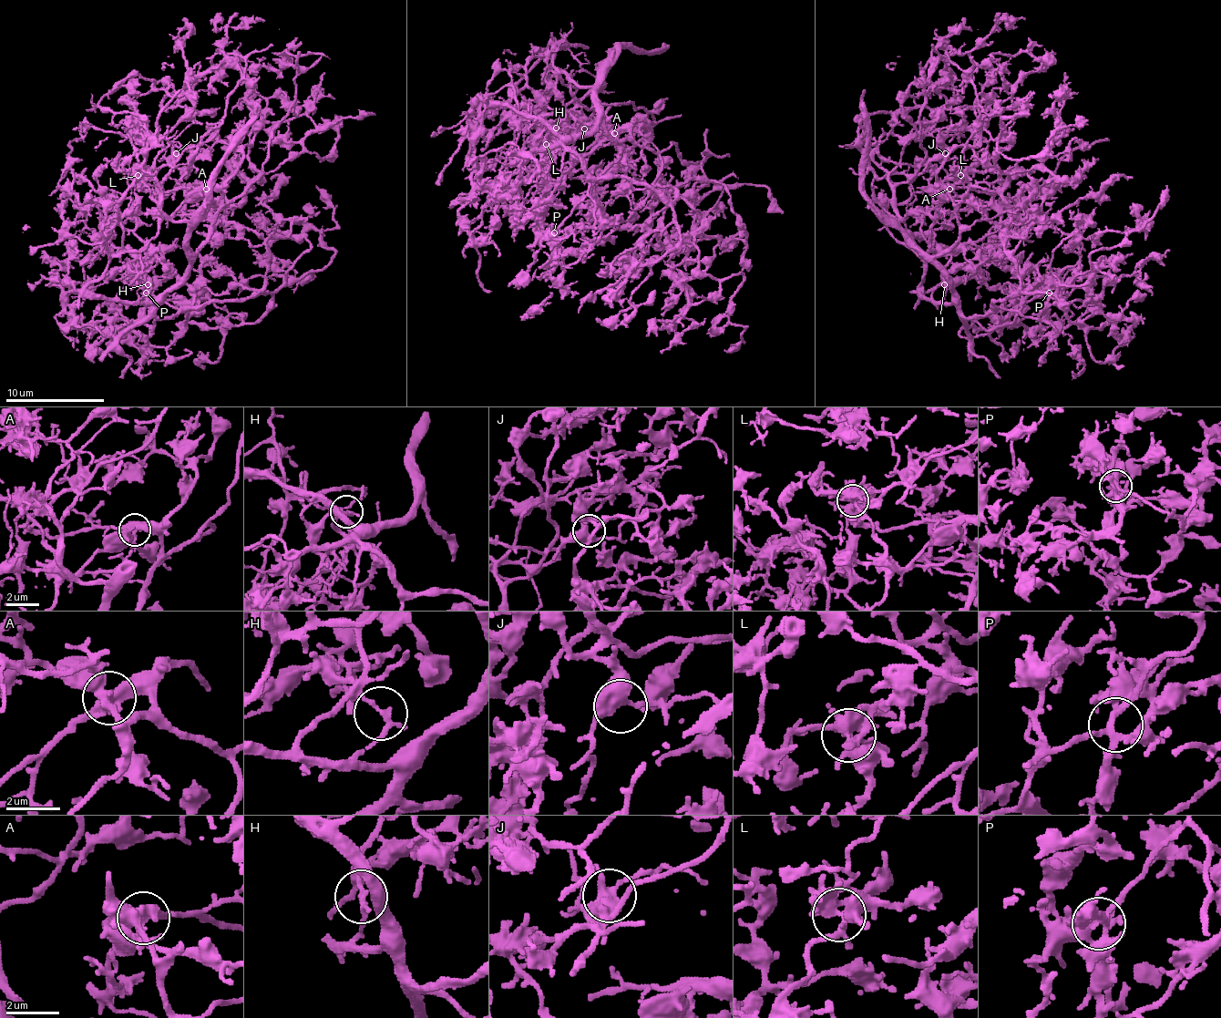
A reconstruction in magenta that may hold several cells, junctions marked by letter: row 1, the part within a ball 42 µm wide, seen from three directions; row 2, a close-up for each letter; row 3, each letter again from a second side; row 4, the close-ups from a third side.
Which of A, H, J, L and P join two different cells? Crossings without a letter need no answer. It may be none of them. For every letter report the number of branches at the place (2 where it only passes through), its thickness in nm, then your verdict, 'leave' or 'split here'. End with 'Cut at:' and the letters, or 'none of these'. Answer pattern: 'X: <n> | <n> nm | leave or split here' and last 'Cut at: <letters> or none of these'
A: 5 | 400 nm | split here
H: 2 | 180 nm | split here
J: 5 | 440 nm | leave
L: 8 | 400 nm | leave
P: 5 | 240 nm | leave
Cut at: A, H

